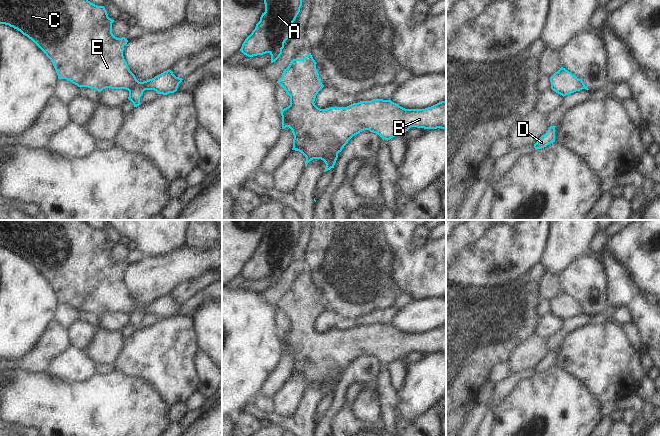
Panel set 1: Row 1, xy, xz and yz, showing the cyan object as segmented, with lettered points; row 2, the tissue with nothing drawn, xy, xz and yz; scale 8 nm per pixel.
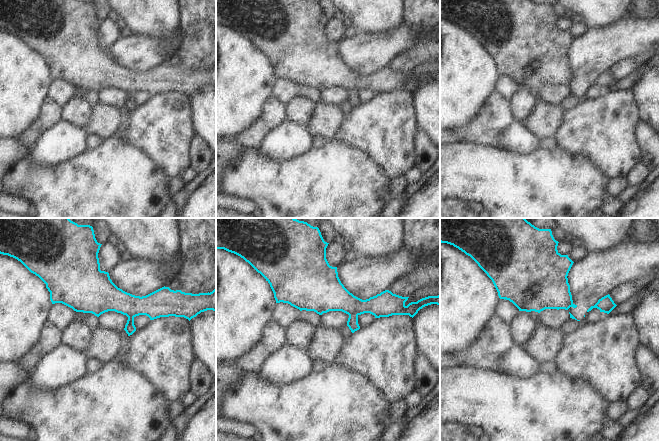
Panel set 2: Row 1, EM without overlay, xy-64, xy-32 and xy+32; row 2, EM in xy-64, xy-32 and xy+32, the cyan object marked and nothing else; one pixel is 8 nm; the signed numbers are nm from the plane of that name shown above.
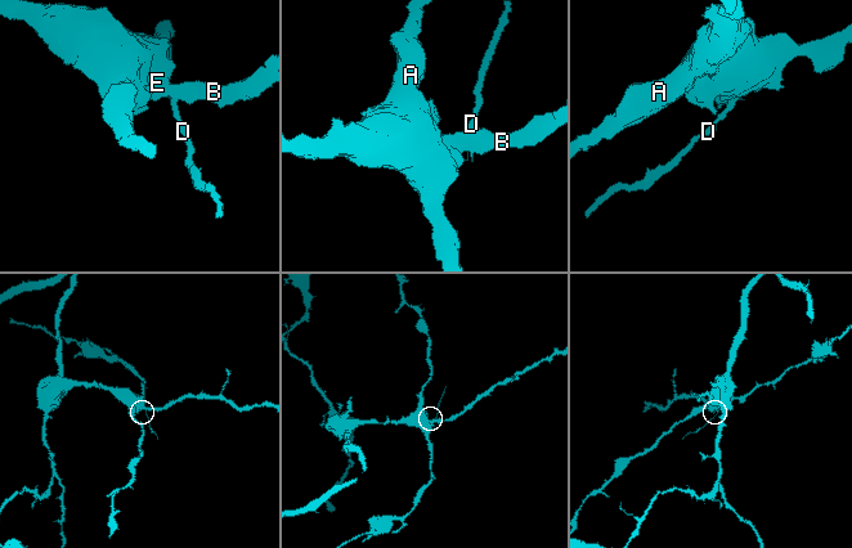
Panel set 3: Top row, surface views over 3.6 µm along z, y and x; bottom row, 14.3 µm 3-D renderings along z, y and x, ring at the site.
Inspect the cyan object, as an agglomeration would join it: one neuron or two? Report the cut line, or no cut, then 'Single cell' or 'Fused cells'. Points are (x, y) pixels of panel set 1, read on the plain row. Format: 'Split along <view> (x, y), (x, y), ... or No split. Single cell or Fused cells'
Split along xy (138, 305), (128, 314). Fused cells

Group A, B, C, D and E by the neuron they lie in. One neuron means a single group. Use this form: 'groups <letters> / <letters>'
groups A B C E / D

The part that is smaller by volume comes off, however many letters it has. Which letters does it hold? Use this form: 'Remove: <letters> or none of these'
Remove: D

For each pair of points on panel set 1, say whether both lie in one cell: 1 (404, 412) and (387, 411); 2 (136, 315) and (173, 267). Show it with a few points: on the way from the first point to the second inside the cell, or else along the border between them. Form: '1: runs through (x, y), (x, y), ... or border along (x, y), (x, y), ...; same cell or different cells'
1: border along (398, 391), (395, 421); different cells
2: runs through (142, 303), (142, 298), (161, 279); same cell

